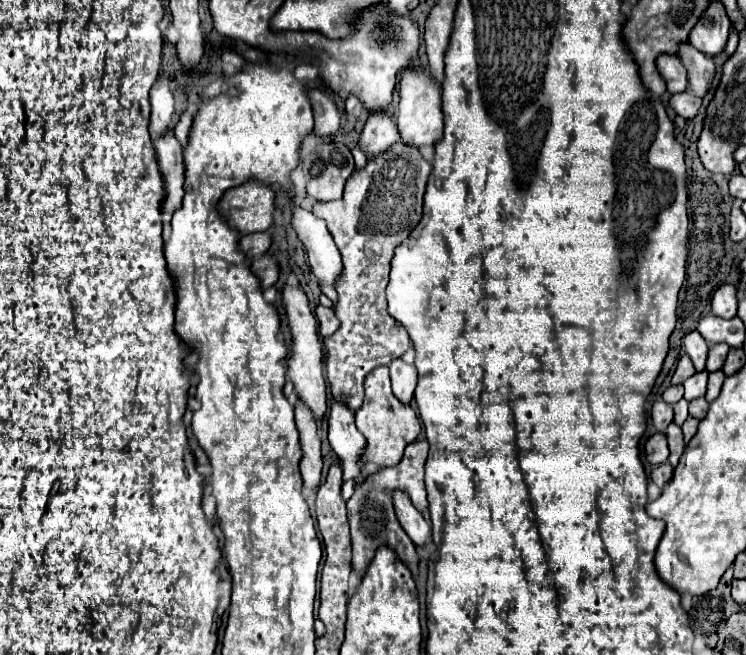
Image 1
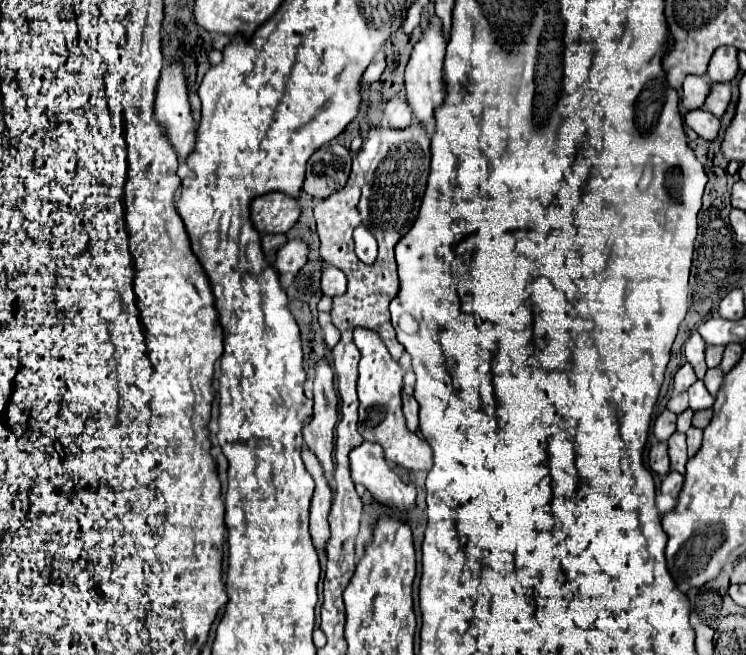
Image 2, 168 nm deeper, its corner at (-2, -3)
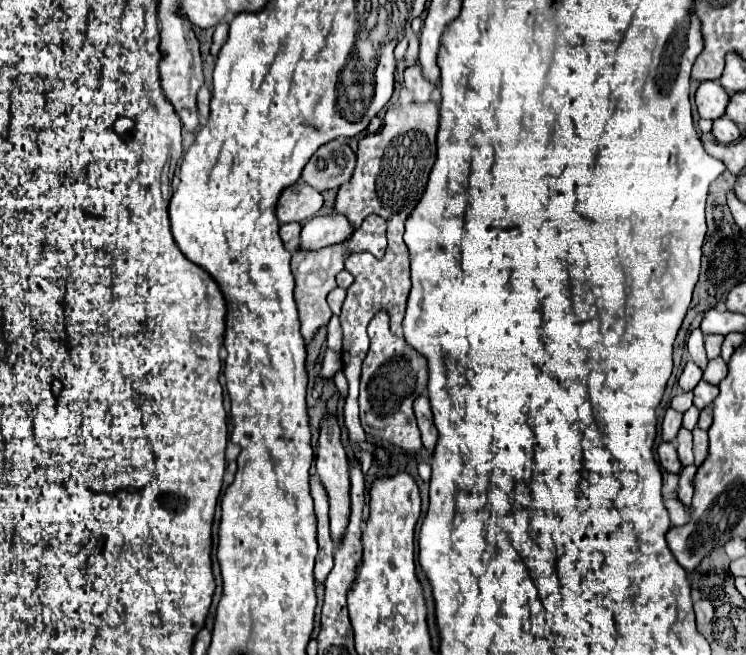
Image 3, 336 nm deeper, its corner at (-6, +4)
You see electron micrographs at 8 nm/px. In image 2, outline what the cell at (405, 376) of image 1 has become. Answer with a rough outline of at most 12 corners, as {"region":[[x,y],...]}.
{"region":[[404,385],[402,403],[410,431],[418,431],[418,403]]}

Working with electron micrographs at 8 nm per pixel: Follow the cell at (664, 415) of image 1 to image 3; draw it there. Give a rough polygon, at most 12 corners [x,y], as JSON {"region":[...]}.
{"region":[[668,408],[662,422],[664,442],[672,442],[682,428],[682,414]]}

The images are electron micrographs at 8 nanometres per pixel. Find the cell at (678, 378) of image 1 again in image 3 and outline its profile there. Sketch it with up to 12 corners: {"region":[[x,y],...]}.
{"region":[[694,362],[684,366],[678,384],[684,392],[694,390],[702,370]]}

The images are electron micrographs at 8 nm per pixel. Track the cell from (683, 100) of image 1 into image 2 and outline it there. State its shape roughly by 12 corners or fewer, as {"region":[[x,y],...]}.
{"region":[[704,109],[686,111],[684,123],[702,139],[716,137],[718,117]]}

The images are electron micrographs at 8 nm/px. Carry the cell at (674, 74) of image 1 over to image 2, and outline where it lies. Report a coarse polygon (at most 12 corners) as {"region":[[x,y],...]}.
{"region":[[688,75],[682,85],[686,111],[702,107],[708,83],[704,77]]}

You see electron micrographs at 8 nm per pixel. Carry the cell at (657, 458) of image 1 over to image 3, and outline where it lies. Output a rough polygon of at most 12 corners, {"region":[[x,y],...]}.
{"region":[[672,442],[658,446],[658,458],[666,472],[680,474],[682,464]]}

